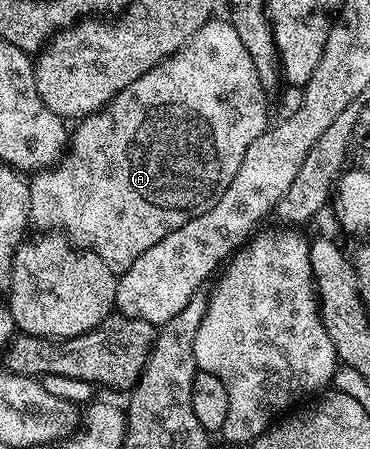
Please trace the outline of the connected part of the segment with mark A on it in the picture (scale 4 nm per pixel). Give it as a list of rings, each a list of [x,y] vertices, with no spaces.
[[[210,19],[206,25],[199,27],[195,35],[185,44],[178,53],[172,55],[161,64],[156,65],[151,71],[147,71],[139,79],[128,85],[119,95],[115,95],[109,104],[105,105],[98,113],[84,118],[76,130],[72,130],[68,146],[61,154],[60,161],[56,165],[42,169],[40,173],[32,174],[29,181],[29,220],[41,231],[60,231],[68,236],[70,242],[78,249],[91,249],[103,263],[107,263],[114,271],[124,271],[147,247],[155,247],[159,239],[171,235],[183,223],[195,219],[206,213],[223,195],[223,191],[235,179],[235,171],[239,171],[239,163],[243,163],[243,155],[259,135],[269,128],[271,118],[265,110],[266,90],[261,88],[259,75],[255,75],[255,63],[251,63],[251,55],[247,55],[247,47],[239,43],[239,35],[235,35],[235,27],[227,19]]]

